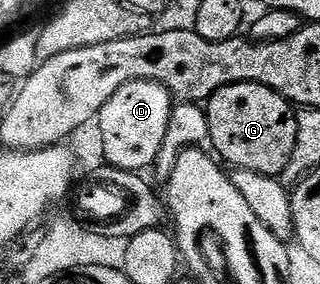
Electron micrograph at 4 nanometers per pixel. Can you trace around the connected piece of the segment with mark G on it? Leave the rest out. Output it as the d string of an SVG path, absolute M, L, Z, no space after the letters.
M242 82L218 90L207 99L205 109L210 145L215 145L214 153L228 167L258 174L282 175L297 144L297 110L292 103L261 84Z

